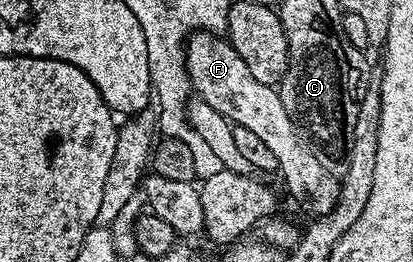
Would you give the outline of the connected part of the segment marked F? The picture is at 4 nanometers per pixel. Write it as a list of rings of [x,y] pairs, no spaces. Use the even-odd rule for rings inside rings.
[[[195,30],[186,37],[185,63],[187,79],[194,88],[194,94],[211,107],[211,111],[216,117],[228,116],[232,125],[240,124],[245,126],[245,130],[253,130],[253,134],[257,134],[261,138],[261,142],[265,142],[265,146],[269,146],[269,150],[273,150],[273,158],[277,158],[279,167],[278,175],[283,176],[284,182],[287,183],[288,194],[308,212],[308,217],[327,215],[334,208],[338,199],[340,181],[332,172],[325,170],[325,166],[321,166],[321,162],[317,162],[317,158],[313,158],[313,150],[309,150],[299,129],[289,118],[278,91],[265,82],[257,82],[257,78],[253,78],[253,74],[249,74],[249,66],[245,66],[245,62],[241,62],[241,54],[237,54],[237,50],[231,45],[230,40],[211,30]]]

